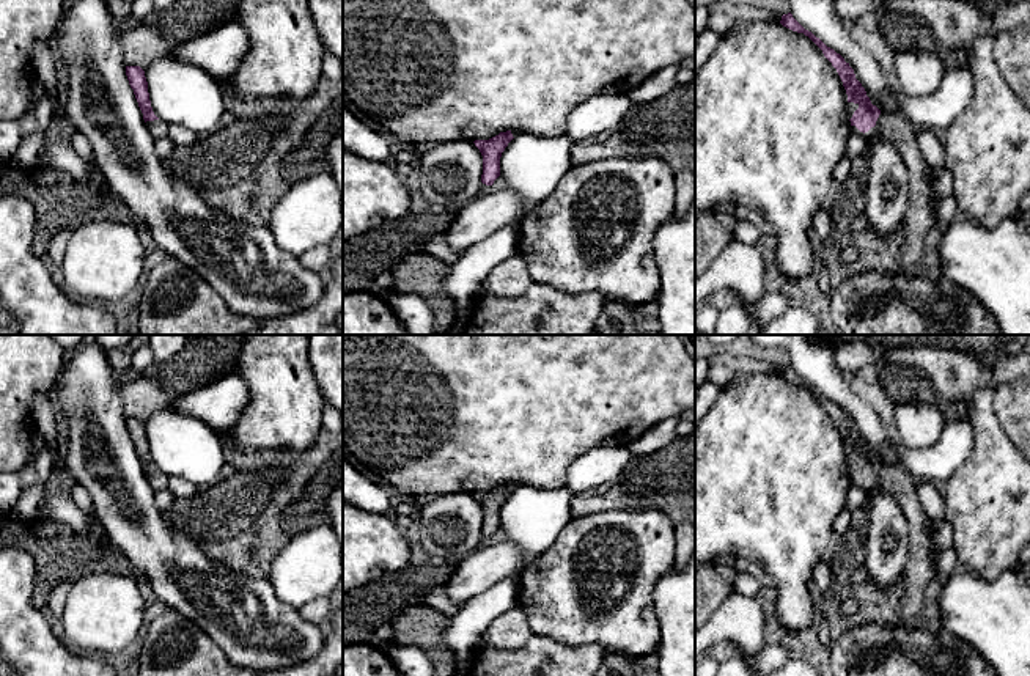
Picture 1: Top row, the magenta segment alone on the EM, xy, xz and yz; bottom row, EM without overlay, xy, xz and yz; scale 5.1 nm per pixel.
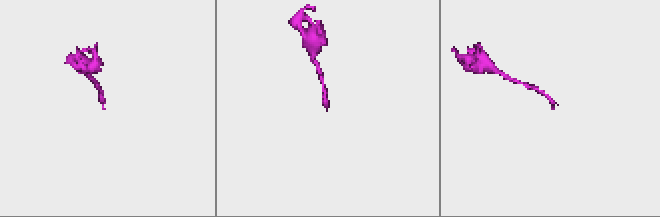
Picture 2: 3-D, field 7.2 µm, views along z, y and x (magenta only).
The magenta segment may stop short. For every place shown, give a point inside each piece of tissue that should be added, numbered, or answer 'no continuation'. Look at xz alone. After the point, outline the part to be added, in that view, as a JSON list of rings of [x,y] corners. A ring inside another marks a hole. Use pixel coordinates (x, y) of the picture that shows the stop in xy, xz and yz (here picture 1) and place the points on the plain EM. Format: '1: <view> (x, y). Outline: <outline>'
no continuation

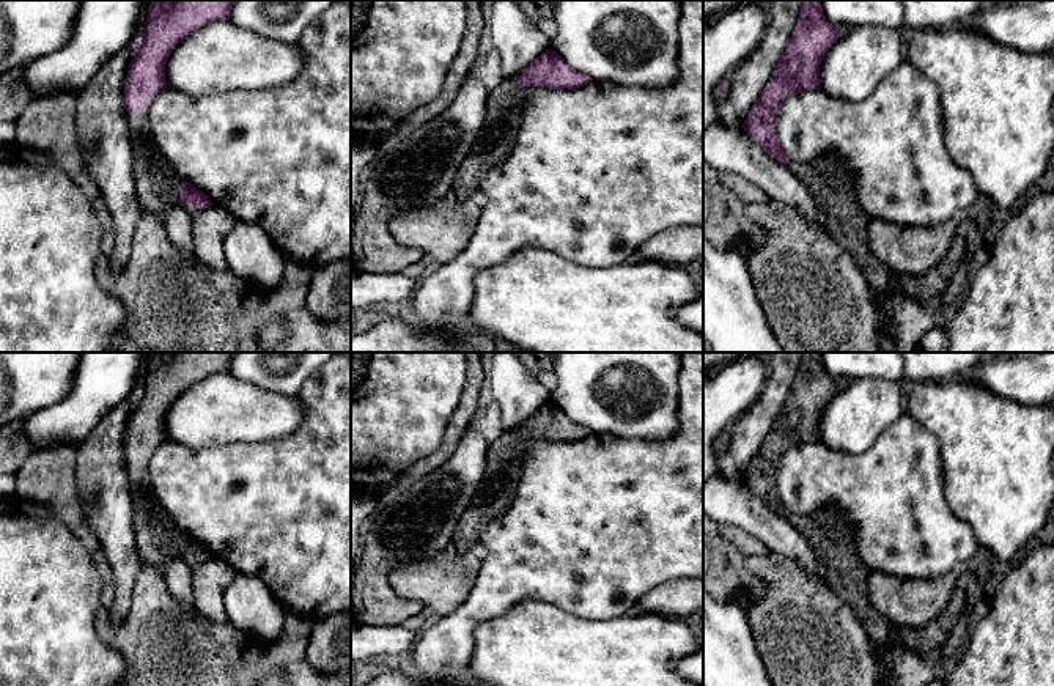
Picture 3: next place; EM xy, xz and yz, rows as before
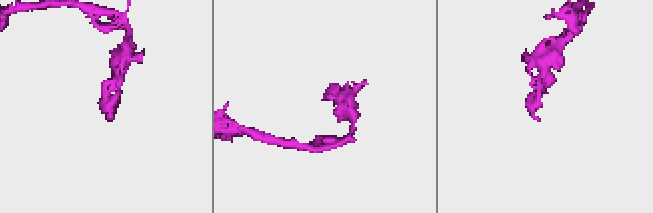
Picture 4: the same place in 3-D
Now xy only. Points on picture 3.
1: xy (156, 534). Outline: [[[127,466],[131,497],[134,502],[134,532],[142,565],[164,568],[170,559],[179,559],[179,537],[184,533],[159,505],[149,483],[149,466]]]

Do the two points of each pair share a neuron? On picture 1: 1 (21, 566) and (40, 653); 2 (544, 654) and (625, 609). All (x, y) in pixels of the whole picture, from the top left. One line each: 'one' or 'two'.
1: one
2: two

